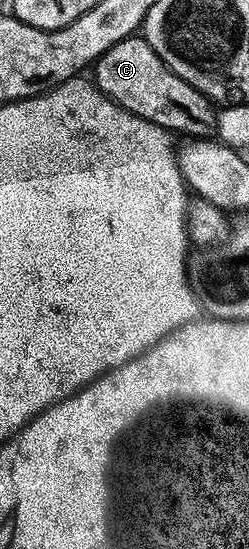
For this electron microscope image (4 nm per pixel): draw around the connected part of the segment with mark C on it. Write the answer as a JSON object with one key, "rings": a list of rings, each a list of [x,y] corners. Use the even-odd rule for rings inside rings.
{"rings":[[[141,35],[125,37],[123,41],[116,43],[116,47],[108,47],[108,51],[104,51],[104,55],[100,55],[94,62],[92,72],[94,72],[92,80],[95,87],[109,101],[114,101],[120,107],[124,107],[124,111],[128,111],[140,119],[156,123],[171,134],[202,135],[207,132],[205,129],[213,130],[215,128],[216,109],[210,98],[204,96],[200,91],[196,91],[196,87],[184,83],[184,79],[180,79],[180,75],[176,75],[176,71],[168,68],[164,59],[160,59],[160,55],[156,51],[152,51],[146,38]]]}

